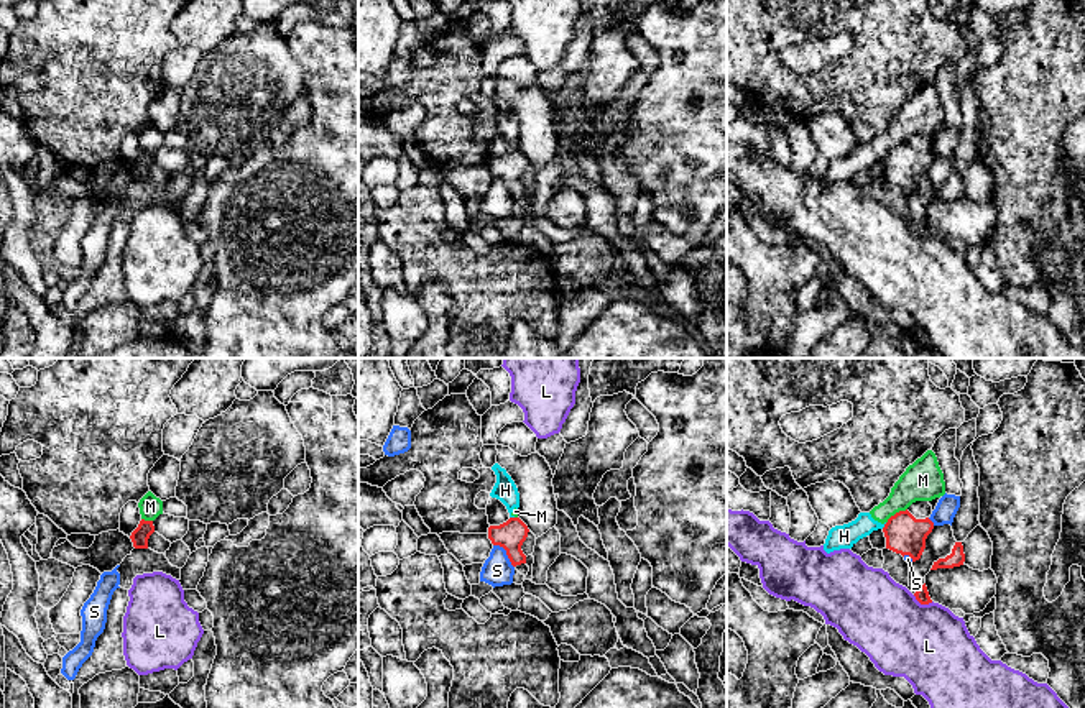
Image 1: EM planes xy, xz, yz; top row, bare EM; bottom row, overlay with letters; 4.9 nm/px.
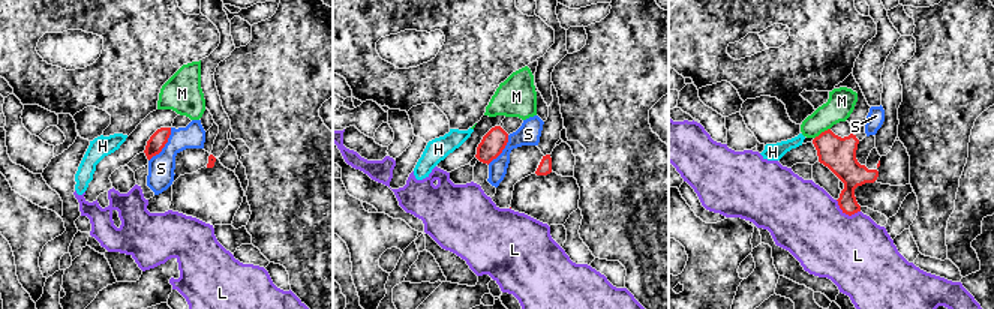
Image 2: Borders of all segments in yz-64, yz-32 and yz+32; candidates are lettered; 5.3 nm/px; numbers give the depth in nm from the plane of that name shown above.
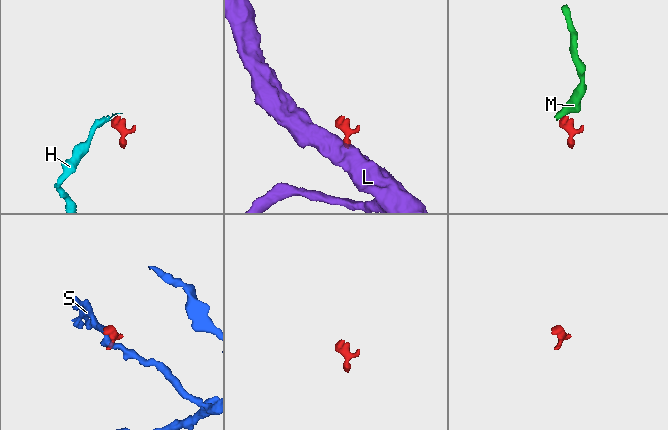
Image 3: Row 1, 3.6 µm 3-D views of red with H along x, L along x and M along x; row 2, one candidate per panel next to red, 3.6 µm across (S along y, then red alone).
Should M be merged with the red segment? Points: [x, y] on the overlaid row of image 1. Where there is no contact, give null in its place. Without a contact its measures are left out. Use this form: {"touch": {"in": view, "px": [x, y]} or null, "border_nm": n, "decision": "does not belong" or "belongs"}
{"touch": {"in": "yz", "px": [896, 513]}, "border_nm": 130, "decision": "does not belong"}

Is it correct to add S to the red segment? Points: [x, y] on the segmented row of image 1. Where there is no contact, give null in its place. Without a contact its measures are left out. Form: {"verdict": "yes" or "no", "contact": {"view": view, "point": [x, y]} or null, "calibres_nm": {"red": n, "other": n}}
{"verdict": "no", "contact": {"view": "xz", "point": [507, 554]}, "calibres_nm": {"red": 140, "other": 150}}

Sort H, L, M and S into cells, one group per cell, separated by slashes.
H M / L / S

